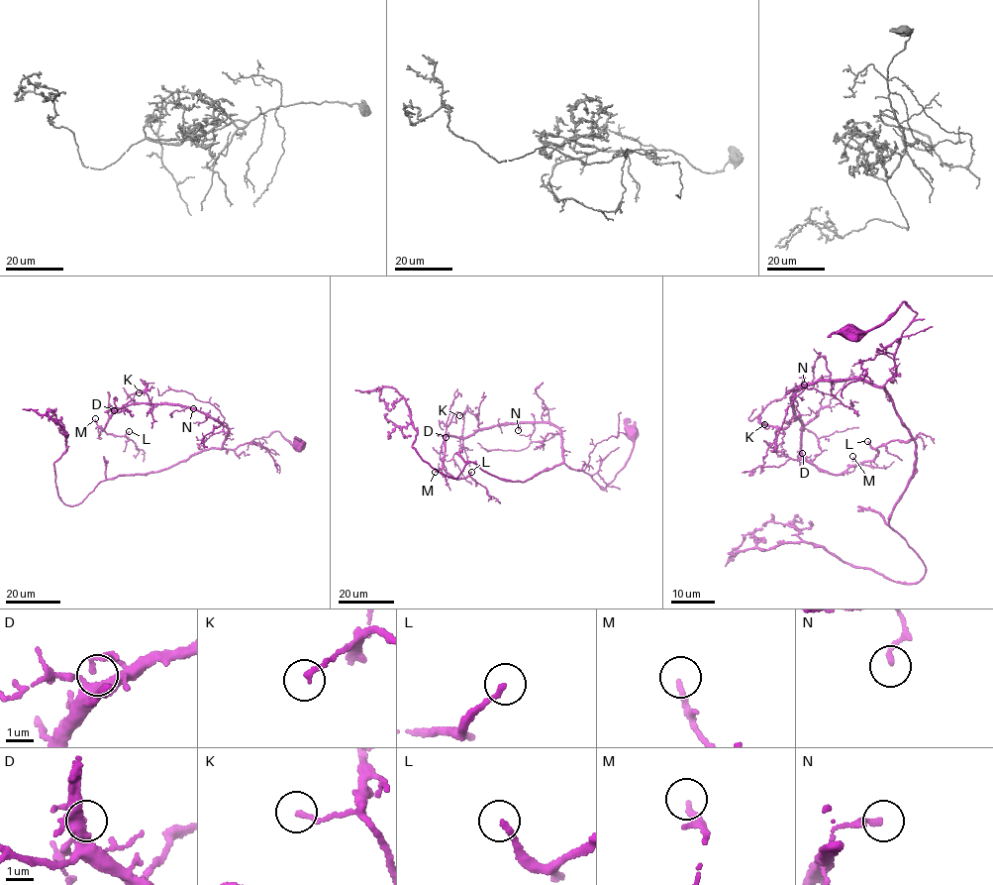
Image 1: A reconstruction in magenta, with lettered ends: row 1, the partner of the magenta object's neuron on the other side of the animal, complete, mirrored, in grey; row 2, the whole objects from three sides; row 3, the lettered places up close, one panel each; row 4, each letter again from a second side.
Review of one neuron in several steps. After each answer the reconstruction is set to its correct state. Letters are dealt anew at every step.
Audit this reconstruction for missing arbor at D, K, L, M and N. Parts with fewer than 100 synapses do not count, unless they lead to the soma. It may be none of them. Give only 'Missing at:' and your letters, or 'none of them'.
Missing at: none of them

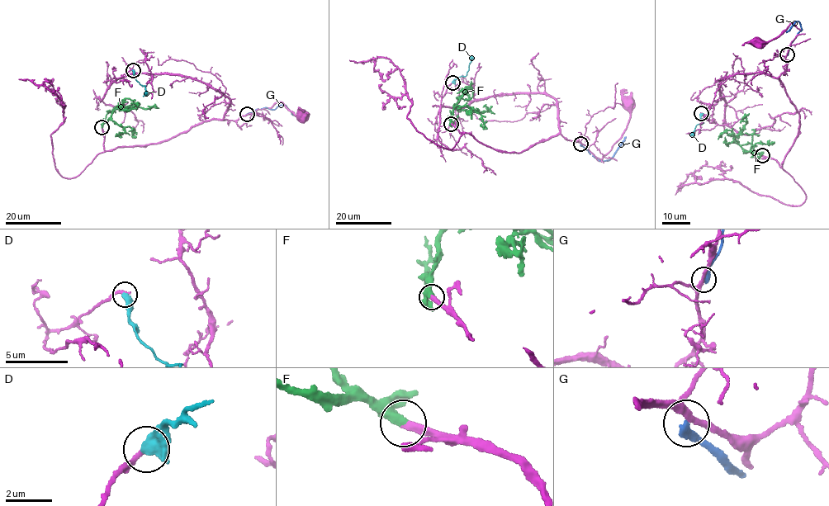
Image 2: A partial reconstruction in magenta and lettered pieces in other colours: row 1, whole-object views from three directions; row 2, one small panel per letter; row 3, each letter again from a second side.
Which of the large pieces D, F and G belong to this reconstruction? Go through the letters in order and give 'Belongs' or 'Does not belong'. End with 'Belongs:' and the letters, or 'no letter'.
D: Does not belong
F: Belongs
G: Does not belong
Belongs: F

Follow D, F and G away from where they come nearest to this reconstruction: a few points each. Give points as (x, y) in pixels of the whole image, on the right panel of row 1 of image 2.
D: (701, 113), (703, 123), (696, 125), (694, 138)
F: (762, 155), (742, 149), (736, 138), (741, 134), (749, 113)
G: (787, 54), (792, 42), (802, 29), (799, 22), (796, 21), (786, 32)

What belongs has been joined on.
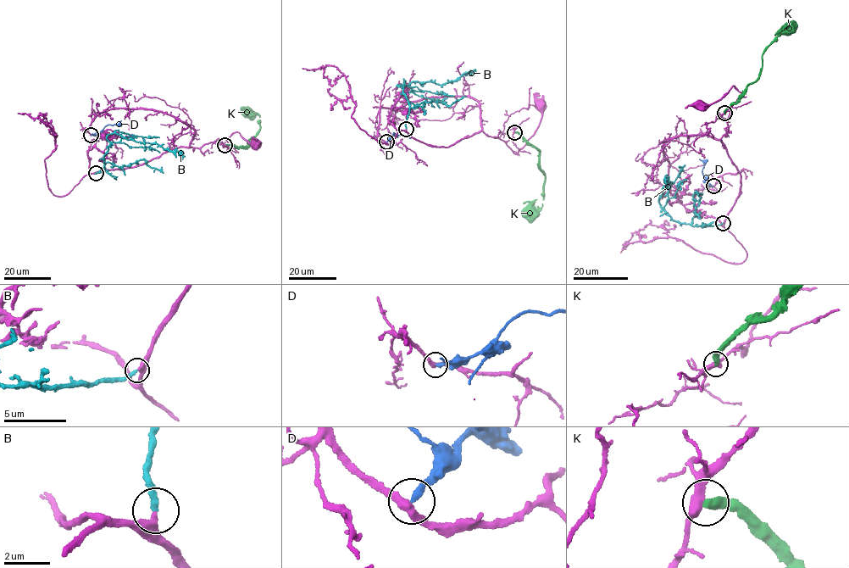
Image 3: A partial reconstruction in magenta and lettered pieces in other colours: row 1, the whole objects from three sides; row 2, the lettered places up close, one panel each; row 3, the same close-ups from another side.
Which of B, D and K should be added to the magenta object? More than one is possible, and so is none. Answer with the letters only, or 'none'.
B

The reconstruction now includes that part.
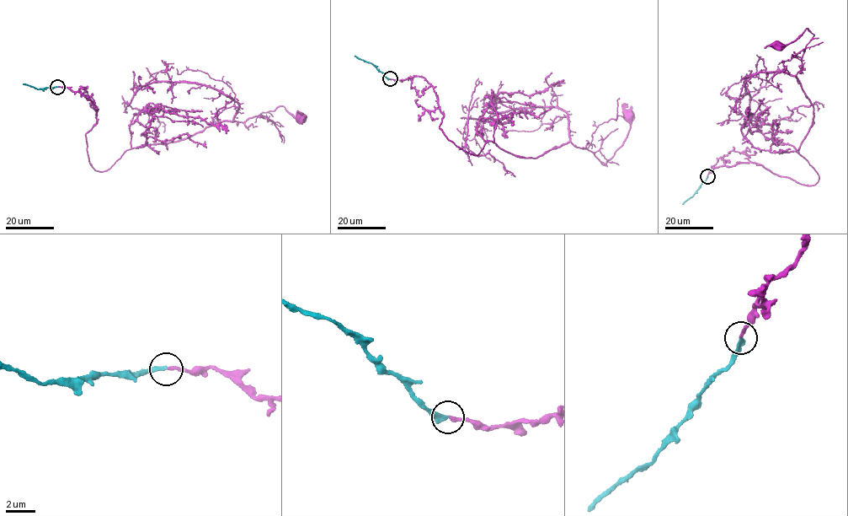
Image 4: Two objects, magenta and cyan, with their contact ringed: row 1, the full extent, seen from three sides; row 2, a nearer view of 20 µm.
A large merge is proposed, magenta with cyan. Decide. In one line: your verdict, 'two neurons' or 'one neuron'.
one neuron

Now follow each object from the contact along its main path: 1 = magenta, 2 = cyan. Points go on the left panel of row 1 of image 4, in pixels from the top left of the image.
1: (57, 87), (93, 104), (86, 149), (104, 171), (133, 147), (226, 120), (279, 107), (301, 115)
2: (57, 87), (37, 88), (23, 84)

